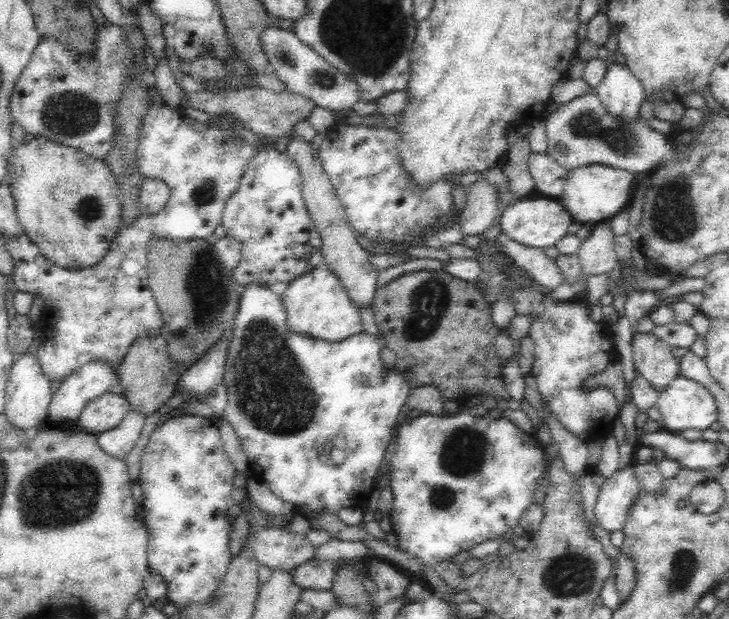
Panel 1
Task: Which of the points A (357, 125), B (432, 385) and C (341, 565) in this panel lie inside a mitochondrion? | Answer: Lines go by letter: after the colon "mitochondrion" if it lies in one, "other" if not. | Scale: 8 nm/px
A: other
B: other
C: other

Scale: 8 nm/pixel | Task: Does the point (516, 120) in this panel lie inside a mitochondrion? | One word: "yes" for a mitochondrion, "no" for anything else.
no

